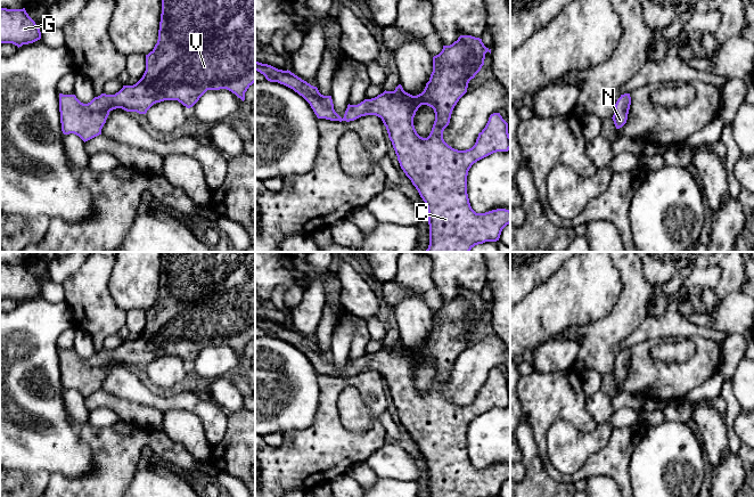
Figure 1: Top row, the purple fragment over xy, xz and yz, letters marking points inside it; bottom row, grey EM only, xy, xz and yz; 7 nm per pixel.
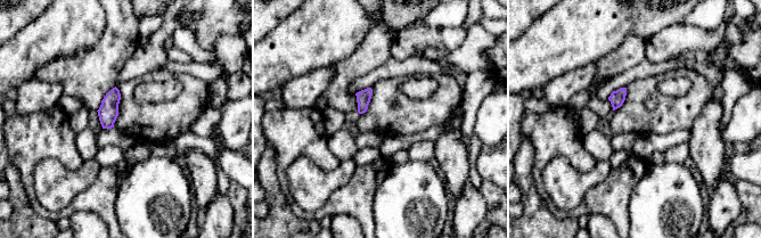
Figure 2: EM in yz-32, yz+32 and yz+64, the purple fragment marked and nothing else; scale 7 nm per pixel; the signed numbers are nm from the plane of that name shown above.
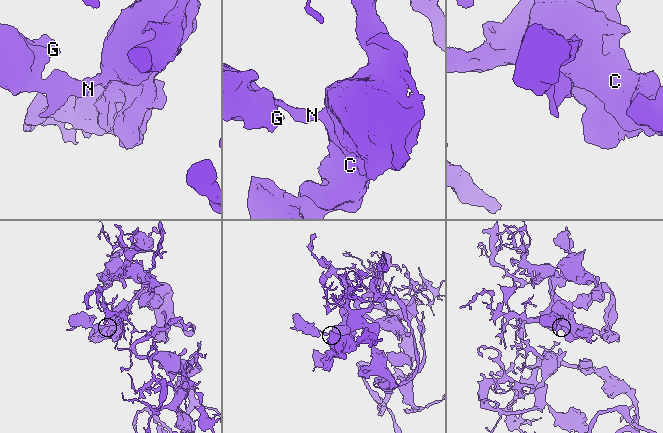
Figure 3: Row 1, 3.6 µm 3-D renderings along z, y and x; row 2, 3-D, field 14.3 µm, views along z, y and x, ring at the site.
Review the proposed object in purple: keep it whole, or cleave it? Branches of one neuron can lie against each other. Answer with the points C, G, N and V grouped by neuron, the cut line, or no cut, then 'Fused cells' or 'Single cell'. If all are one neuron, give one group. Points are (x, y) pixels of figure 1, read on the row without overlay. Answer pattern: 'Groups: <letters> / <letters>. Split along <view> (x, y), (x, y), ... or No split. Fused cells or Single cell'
Groups: C G N V. No split. Single cell

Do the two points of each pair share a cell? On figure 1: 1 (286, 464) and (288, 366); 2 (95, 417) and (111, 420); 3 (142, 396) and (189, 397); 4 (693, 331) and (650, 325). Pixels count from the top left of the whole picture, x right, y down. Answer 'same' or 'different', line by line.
1: different
2: same
3: same
4: same

